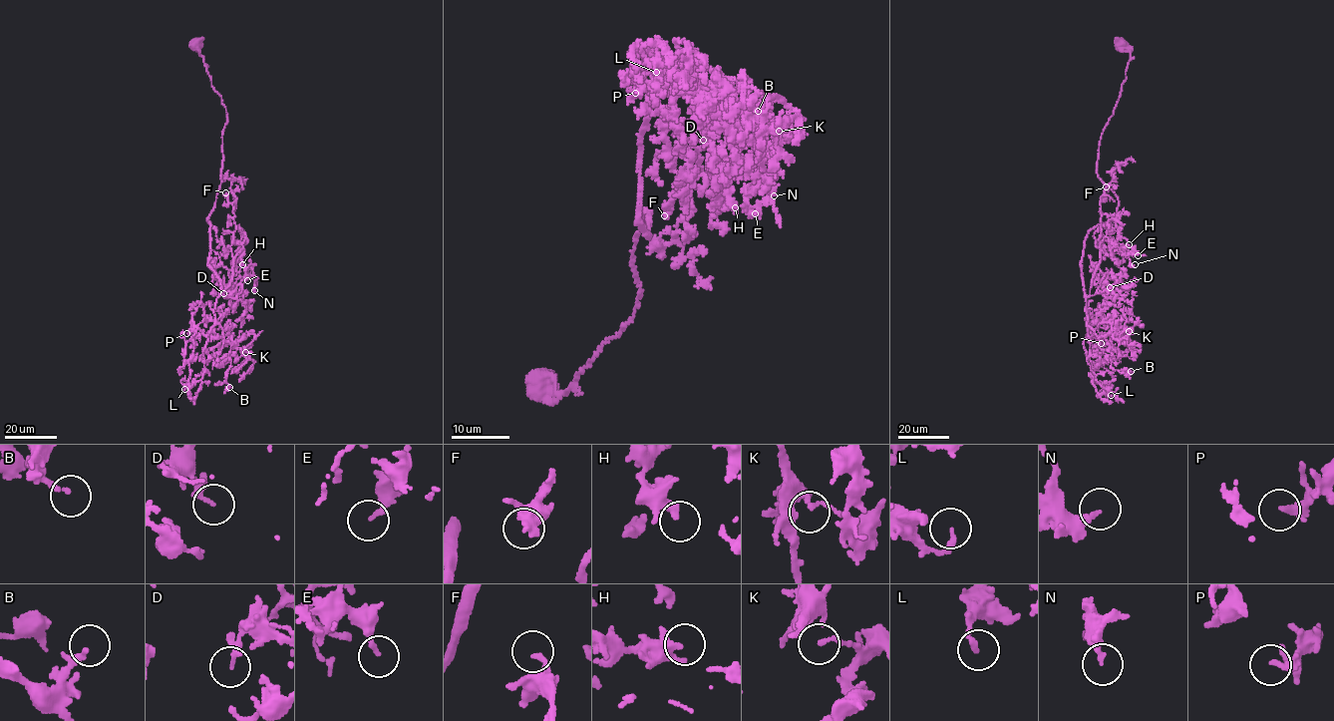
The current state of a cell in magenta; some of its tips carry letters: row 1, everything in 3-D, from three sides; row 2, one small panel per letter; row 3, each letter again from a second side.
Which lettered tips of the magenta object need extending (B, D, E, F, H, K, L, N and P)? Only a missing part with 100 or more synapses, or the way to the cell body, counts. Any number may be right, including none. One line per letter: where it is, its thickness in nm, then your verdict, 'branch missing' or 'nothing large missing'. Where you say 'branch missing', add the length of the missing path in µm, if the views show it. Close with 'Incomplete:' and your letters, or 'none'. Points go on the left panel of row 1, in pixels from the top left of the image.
B: (229, 387) | 180 nm | nothing large missing
D: (223, 293) | 170 nm | nothing large missing
E: (247, 280) | 200 nm | nothing large missing
F: (225, 192) | 180 nm | nothing large missing
H: (242, 264) | 240 nm | nothing large missing
K: (245, 352) | 110 nm | nothing large missing
L: (184, 389) | 190 nm | nothing large missing
N: (254, 290) | 280 nm | nothing large missing
P: (186, 333) | 320 nm | nothing large missing
Incomplete: none

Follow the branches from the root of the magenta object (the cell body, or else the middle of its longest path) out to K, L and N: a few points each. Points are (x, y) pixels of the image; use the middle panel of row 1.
K: (544, 384), (567, 391), (633, 315), (651, 100), (698, 64), (753, 104), (786, 103), (779, 131)
L: (544, 384), (567, 391), (633, 315), (649, 104), (687, 86), (691, 61), (646, 52), (659, 40), (656, 72)
N: (544, 384), (567, 391), (633, 315), (651, 100), (689, 82), (711, 158), (747, 161), (774, 195)

